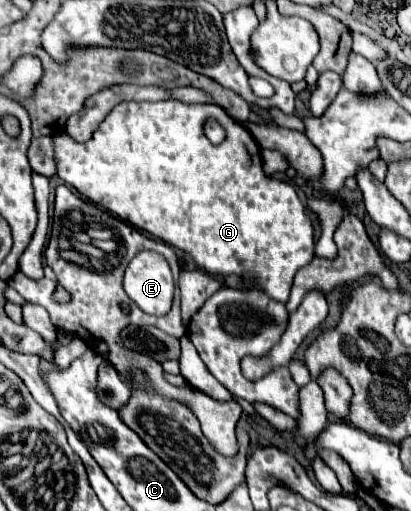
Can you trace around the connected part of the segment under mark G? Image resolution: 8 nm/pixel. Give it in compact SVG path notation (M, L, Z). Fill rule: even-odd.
M167 98L167 100L161 100L161 102L119 102L105 116L105 120L99 124L99 128L95 130L95 136L89 142L79 144L79 142L73 142L65 132L55 134L55 162L57 162L59 178L67 186L75 188L81 196L85 196L87 200L91 200L93 204L97 204L97 206L101 206L101 208L117 214L121 220L133 224L135 228L153 234L155 238L163 240L165 244L171 244L171 246L175 246L179 250L191 254L193 260L197 262L197 266L203 268L209 274L239 274L239 276L253 278L269 294L269 298L273 298L277 302L283 302L285 304L289 300L289 288L291 288L291 282L293 282L295 272L299 268L303 268L305 264L309 264L311 258L313 258L313 254L315 254L313 252L313 248L315 248L315 242L313 242L313 226L309 222L309 216L307 216L305 206L301 204L297 192L287 182L281 182L281 180L275 180L275 178L267 178L263 174L259 146L251 140L251 134L247 132L247 128L241 126L239 122L235 122L223 108L219 108L215 104L185 104L185 102L175 100L175 98ZM209 116L215 116L225 126L225 130L227 130L227 138L219 146L213 146L207 140L207 136L203 134L203 130L201 130L203 122Z

